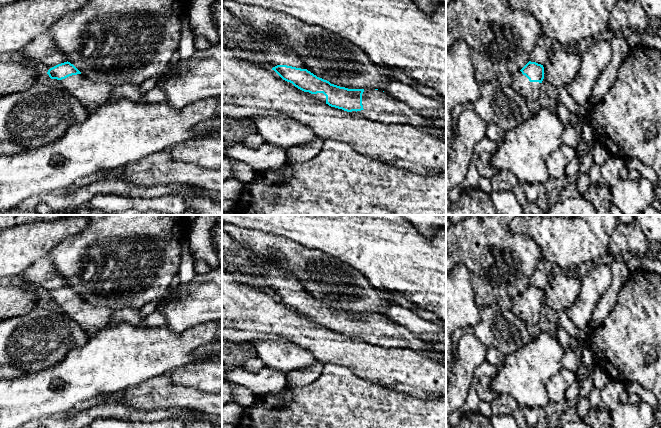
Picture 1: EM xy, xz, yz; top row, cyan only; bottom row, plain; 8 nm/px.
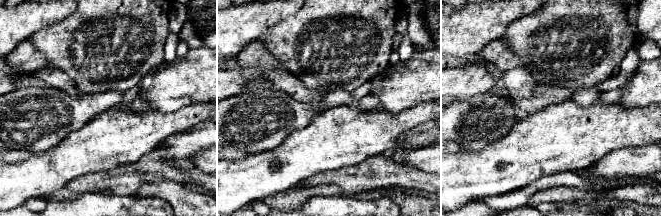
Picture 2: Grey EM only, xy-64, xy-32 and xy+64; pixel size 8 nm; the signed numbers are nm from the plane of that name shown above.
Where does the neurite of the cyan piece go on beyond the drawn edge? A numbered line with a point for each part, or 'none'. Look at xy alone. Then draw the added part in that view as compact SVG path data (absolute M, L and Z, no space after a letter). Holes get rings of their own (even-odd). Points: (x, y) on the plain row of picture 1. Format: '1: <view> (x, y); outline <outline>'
1: xy (92, 318); outline M46 298L45 305L53 305L66 313L92 334L104 328L114 313L109 307L90 305L82 298L72 299L62 304L51 303Z

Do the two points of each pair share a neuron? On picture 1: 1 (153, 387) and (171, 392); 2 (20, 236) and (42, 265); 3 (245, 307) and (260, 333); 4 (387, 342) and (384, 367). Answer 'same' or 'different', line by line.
1: same
2: different
3: same
4: different

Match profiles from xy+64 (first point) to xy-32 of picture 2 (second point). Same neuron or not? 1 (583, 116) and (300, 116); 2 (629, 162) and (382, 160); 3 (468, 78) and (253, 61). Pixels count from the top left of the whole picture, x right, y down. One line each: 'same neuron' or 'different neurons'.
1: different neurons
2: different neurons
3: different neurons

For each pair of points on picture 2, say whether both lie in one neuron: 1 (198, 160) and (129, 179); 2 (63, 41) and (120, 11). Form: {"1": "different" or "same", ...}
{"1": "different", "2": "same"}

